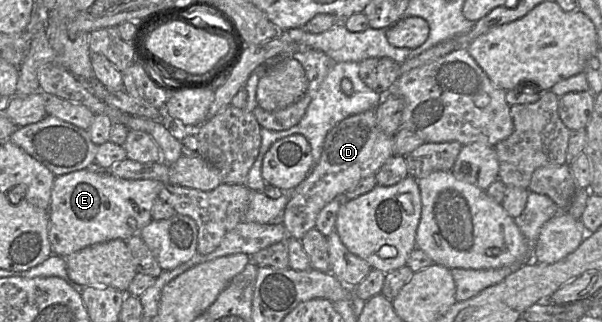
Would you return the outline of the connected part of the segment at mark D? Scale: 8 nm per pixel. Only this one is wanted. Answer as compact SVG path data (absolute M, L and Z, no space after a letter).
M375 110L352 115L339 122L325 137L319 161L306 178L289 192L282 223L288 237L301 240L312 228L319 212L336 196L355 187L362 179L375 176L392 157L393 136L385 134L377 125Z

